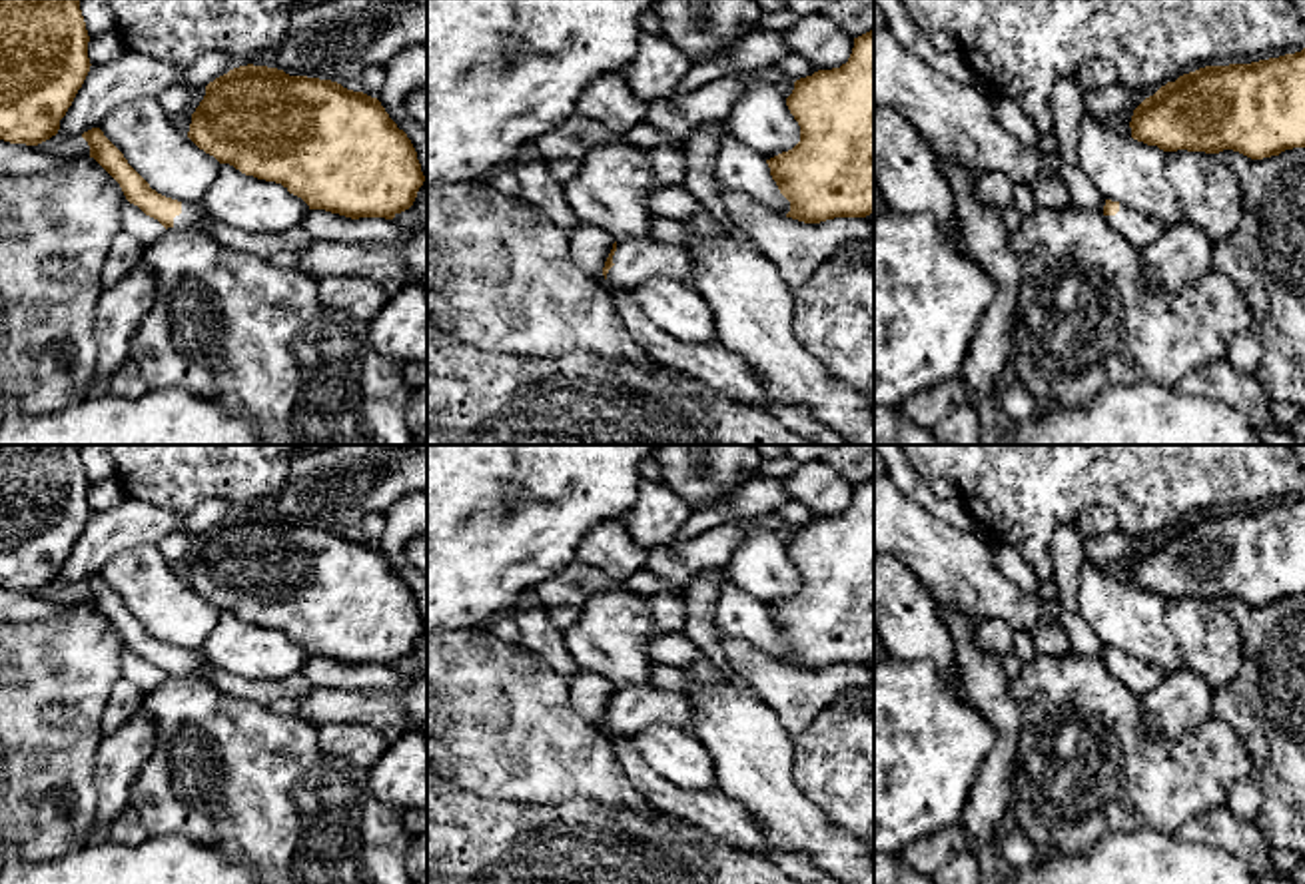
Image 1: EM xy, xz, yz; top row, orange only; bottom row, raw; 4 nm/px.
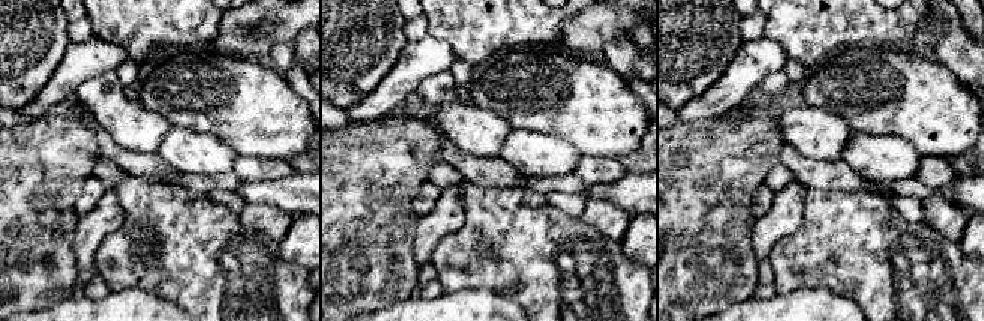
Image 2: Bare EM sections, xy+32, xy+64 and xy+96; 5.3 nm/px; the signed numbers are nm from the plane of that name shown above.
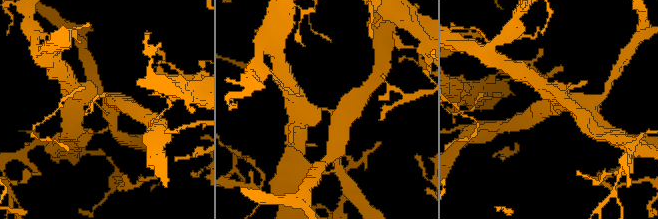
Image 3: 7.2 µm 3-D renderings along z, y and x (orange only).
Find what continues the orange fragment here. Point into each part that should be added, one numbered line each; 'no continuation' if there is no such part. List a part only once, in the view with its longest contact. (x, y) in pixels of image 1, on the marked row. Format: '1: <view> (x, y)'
1: xz (635, 260)

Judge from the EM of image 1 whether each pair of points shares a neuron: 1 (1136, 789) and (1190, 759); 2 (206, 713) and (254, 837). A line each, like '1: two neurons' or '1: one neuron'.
1: one neuron
2: one neuron

